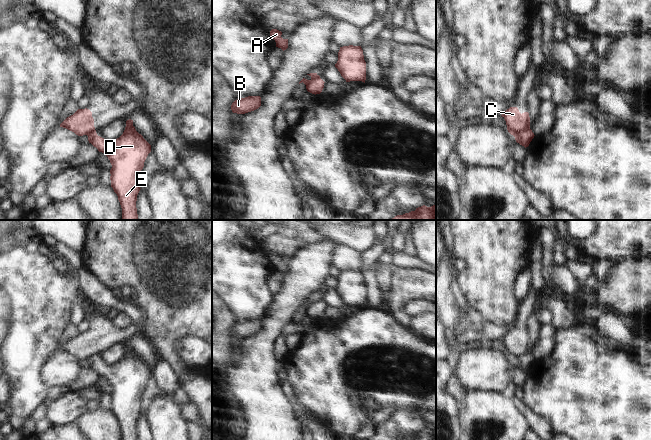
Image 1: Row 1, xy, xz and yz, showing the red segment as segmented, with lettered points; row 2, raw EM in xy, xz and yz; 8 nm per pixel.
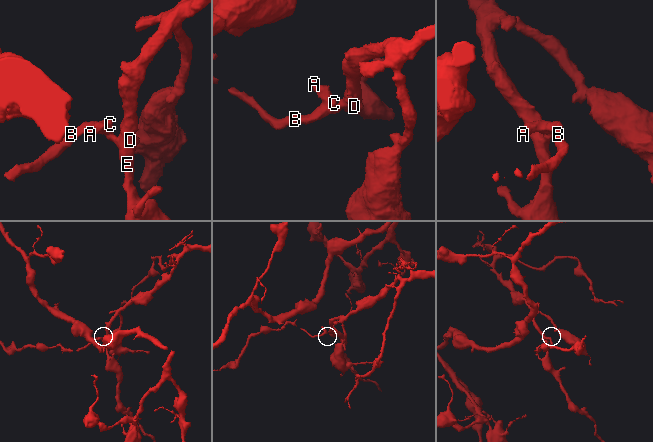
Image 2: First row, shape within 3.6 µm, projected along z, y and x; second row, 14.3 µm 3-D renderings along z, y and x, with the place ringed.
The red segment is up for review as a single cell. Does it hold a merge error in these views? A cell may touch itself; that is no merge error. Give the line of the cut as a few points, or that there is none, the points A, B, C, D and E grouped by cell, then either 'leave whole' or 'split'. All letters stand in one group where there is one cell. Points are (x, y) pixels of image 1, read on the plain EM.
cut in xz along (317, 299), (306, 312); A B C / D E; split

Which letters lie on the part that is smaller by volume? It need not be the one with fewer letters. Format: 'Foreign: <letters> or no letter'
Foreign: A, B, C

